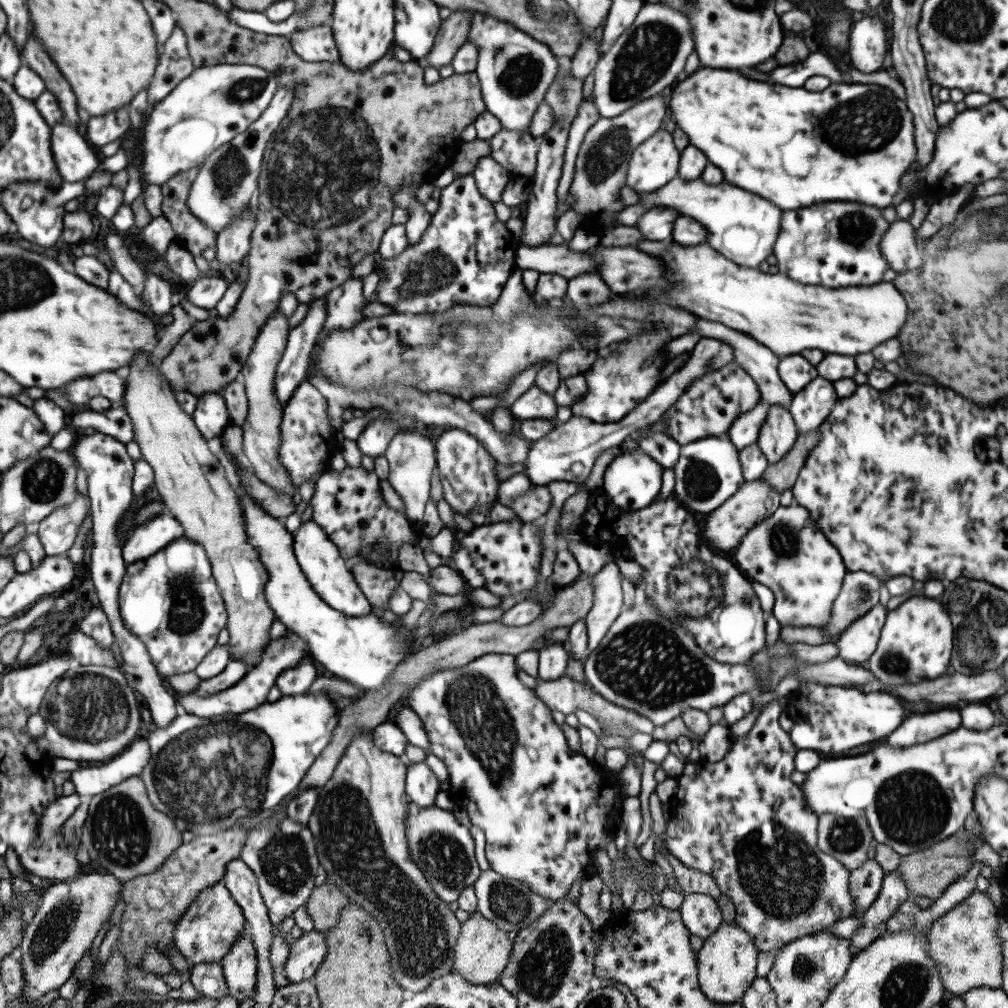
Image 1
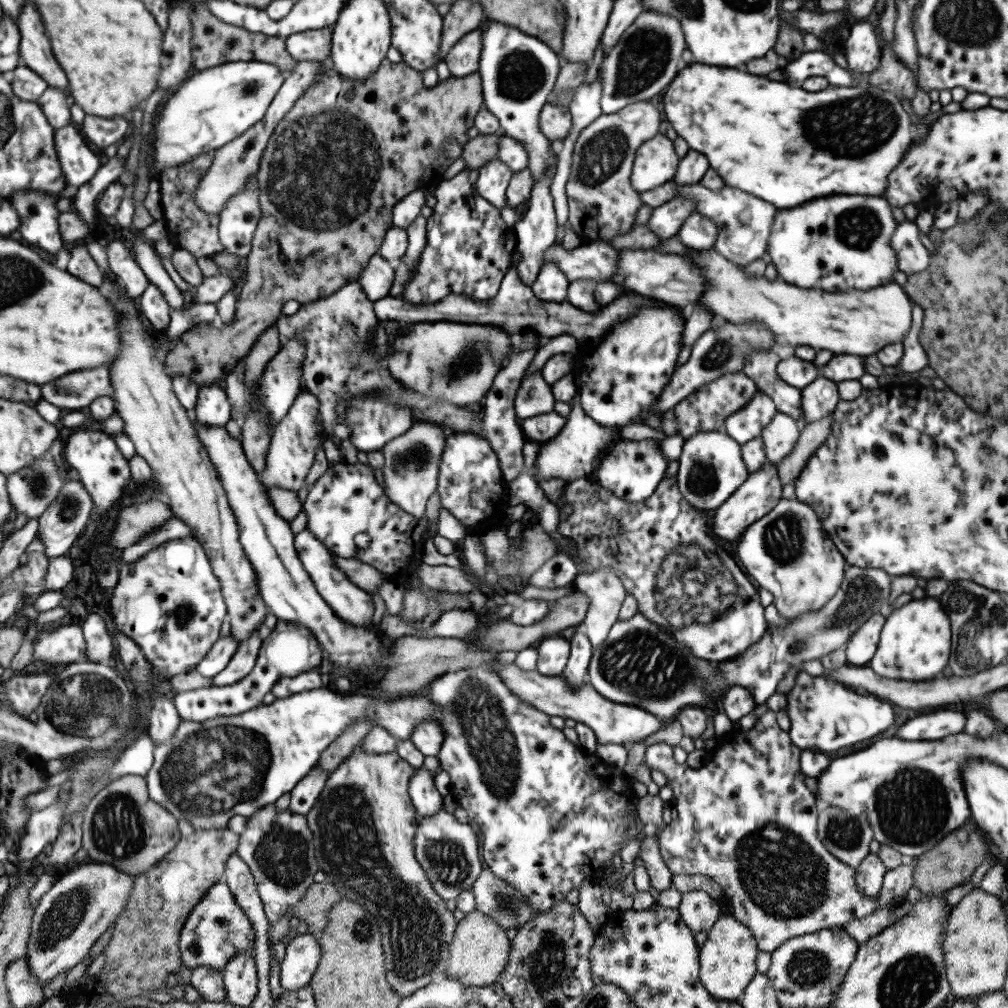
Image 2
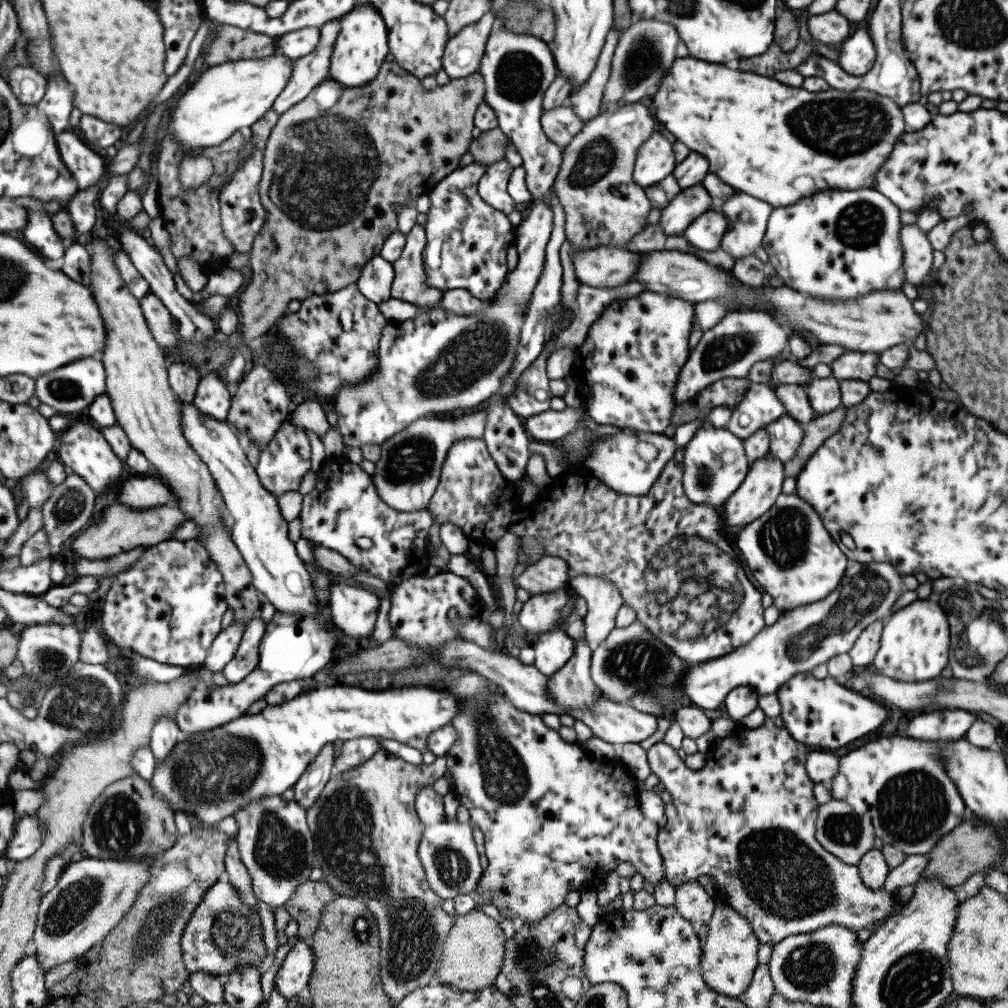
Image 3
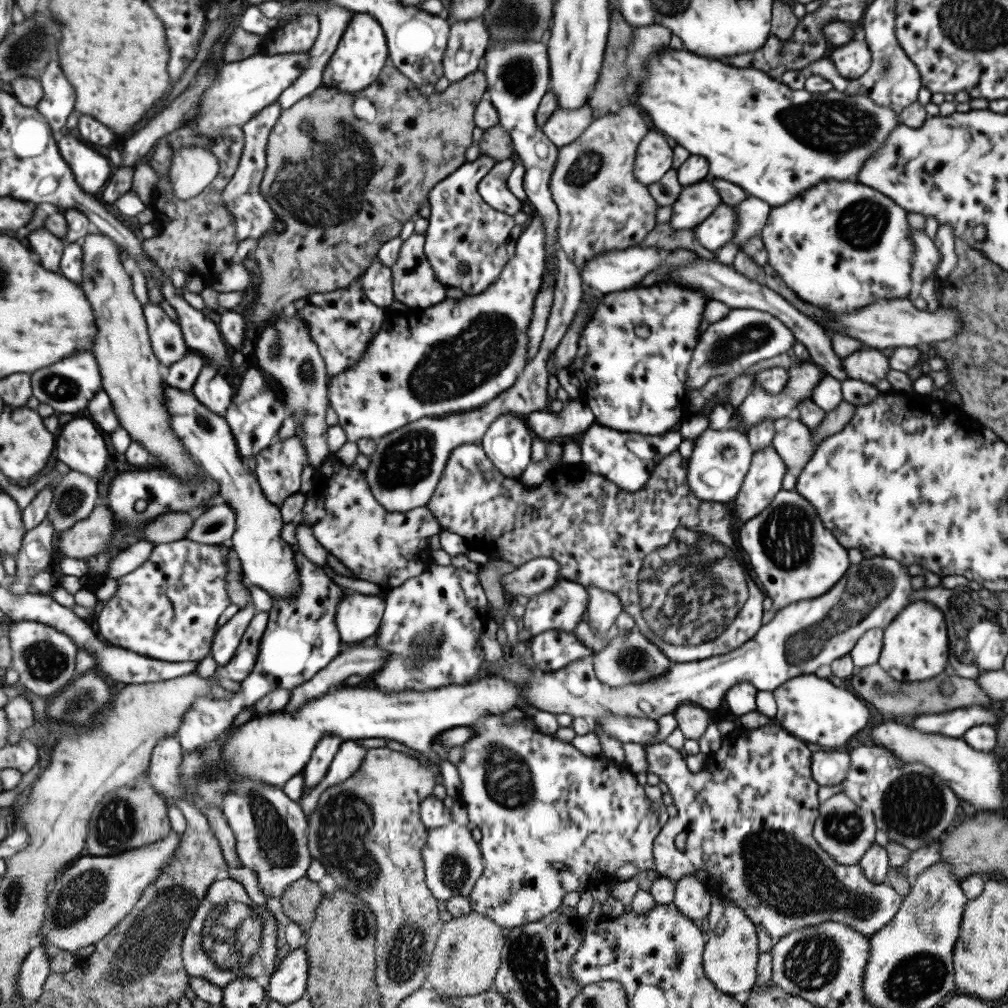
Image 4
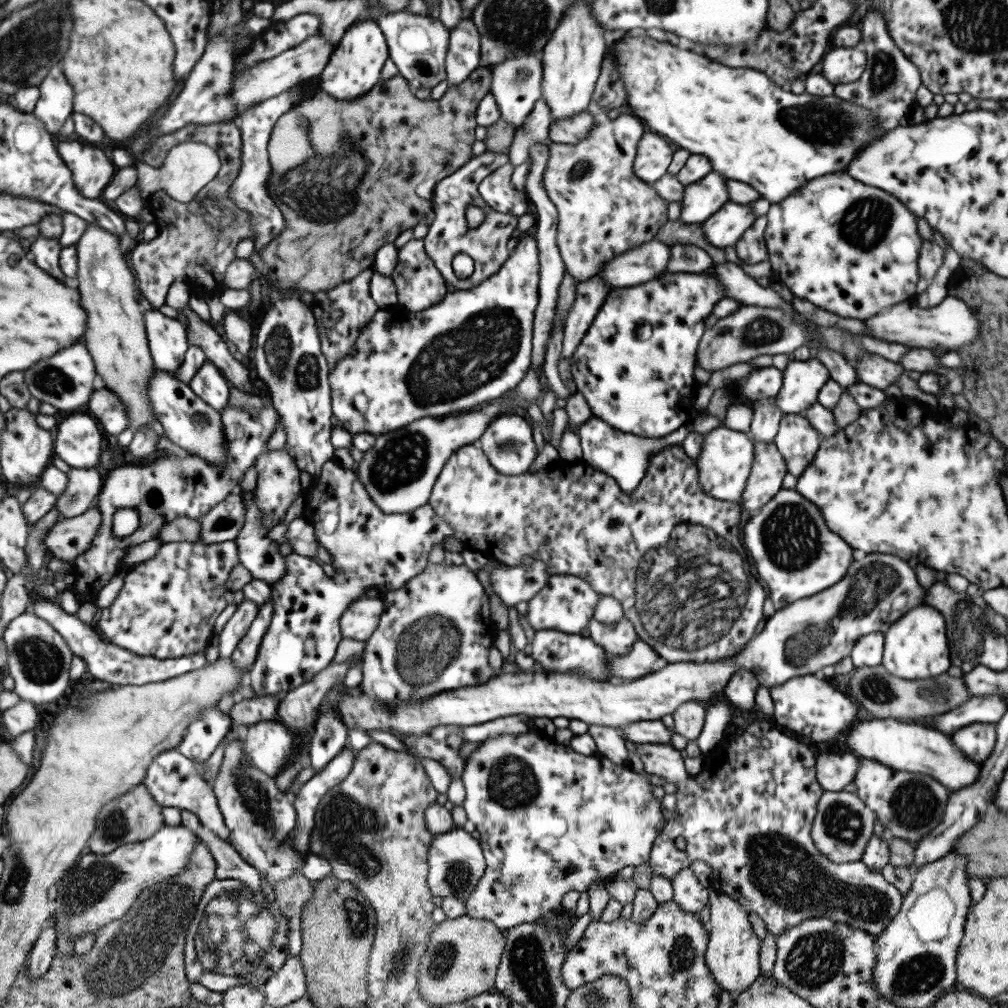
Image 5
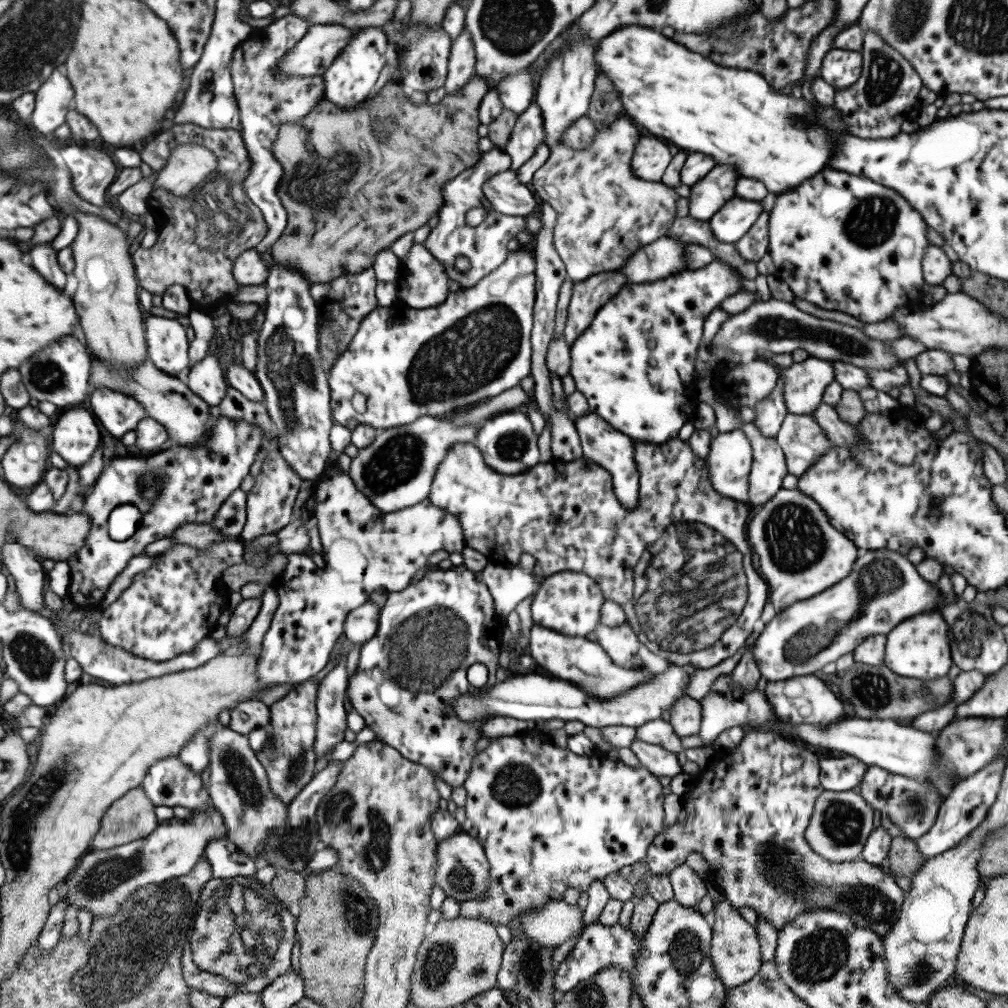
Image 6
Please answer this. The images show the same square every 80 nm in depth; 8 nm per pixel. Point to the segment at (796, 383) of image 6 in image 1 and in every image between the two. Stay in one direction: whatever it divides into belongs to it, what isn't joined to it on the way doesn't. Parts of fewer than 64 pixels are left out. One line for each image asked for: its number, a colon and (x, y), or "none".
1: (743, 431)
2: (743, 425)
3: (759, 406)
4: (757, 405)
5: (801, 380)

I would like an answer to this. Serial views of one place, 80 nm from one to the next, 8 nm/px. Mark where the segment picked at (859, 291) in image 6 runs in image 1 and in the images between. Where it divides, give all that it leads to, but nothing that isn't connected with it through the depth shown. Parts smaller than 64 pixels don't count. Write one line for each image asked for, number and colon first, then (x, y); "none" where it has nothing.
1: (835, 244)
2: (838, 243)
3: (835, 245)
4: (840, 245)
5: (850, 249)

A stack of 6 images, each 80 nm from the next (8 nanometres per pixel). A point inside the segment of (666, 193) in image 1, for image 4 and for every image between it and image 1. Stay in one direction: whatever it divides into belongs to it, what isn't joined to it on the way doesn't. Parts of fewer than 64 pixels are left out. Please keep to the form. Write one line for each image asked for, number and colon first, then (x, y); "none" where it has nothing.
2: (743, 223)
3: (746, 217)
4: (752, 213)

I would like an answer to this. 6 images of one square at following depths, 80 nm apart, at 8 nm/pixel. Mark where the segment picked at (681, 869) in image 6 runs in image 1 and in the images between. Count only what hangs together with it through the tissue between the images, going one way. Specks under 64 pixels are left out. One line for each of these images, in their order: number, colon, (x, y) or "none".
1: (699, 913)
2: (697, 910)
3: (692, 902)
4: (691, 897)
5: (687, 892)

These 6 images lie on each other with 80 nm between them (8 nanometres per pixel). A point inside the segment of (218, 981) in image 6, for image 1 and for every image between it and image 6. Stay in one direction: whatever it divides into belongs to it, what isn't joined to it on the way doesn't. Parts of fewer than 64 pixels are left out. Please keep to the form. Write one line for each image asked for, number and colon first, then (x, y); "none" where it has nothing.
1: (208, 927)
2: (216, 929)
3: (222, 933)
4: (229, 937)
5: (236, 937)

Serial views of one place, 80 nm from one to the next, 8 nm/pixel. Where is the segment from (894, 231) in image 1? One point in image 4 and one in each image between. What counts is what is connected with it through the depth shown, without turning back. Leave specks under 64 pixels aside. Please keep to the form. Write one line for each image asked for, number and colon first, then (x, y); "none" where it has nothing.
2: (911, 256)
3: (917, 256)
4: (926, 256)

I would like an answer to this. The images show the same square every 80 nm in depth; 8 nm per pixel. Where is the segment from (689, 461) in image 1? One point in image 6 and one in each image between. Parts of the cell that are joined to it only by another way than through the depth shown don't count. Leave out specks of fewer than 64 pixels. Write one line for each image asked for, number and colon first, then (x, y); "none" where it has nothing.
2: (710, 469)
3: (714, 463)
4: (719, 460)
5: (723, 465)
6: (729, 457)

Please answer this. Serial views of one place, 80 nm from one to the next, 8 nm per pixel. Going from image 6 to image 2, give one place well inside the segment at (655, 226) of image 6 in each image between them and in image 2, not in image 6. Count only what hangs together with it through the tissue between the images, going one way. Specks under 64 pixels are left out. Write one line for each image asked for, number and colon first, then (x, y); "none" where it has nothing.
2: (601, 204)
3: (602, 206)
4: (601, 207)
5: (602, 210)

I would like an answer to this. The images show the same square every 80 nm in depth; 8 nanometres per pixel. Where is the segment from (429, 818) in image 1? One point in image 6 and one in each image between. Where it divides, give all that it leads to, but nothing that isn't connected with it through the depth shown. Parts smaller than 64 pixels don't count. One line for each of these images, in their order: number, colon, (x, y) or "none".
2: (446, 850)
3: (446, 851)
4: (452, 861)
5: (455, 862)
6: (461, 873)

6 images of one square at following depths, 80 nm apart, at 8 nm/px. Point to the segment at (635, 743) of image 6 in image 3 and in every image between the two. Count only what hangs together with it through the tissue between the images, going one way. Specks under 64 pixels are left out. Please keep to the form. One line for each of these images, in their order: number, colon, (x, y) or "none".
3: (792, 885)
4: (761, 797)
5: (750, 825)

